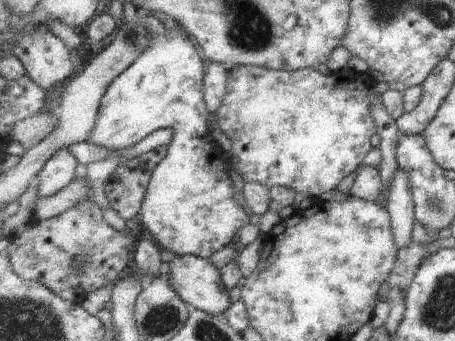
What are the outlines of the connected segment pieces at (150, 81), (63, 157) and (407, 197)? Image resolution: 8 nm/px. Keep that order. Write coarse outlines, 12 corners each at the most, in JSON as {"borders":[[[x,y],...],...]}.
{"borders":[[[156,35],[101,100],[111,152],[175,128],[139,222],[168,255],[238,242],[234,159],[209,137],[205,64]],[[59,150],[39,175],[39,199],[75,180],[79,161]],[[399,169],[389,186],[395,244],[411,244],[416,206],[408,172]]]}

